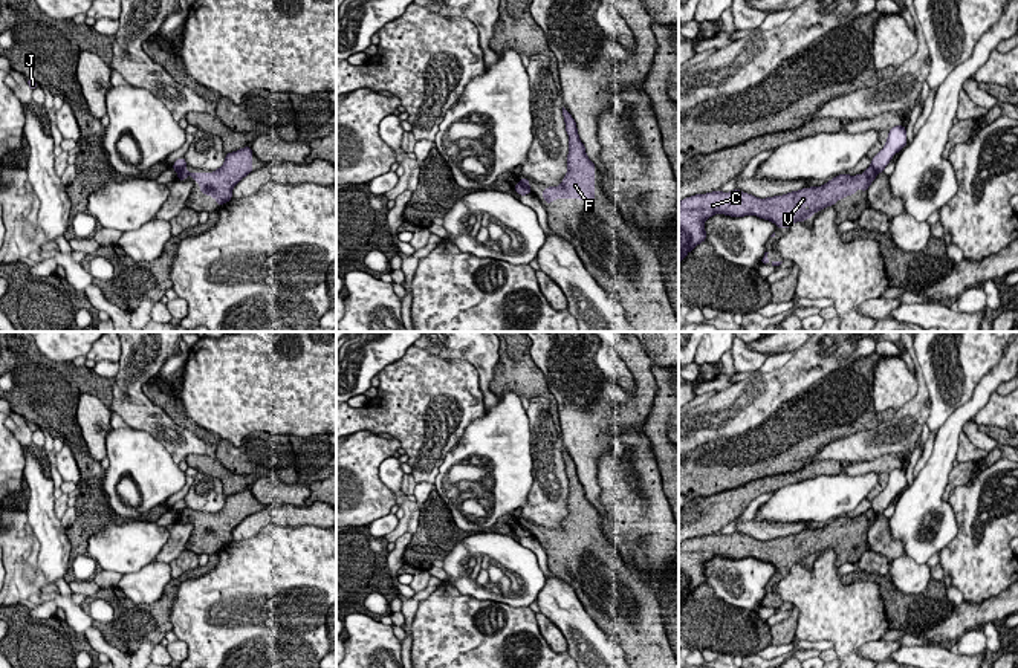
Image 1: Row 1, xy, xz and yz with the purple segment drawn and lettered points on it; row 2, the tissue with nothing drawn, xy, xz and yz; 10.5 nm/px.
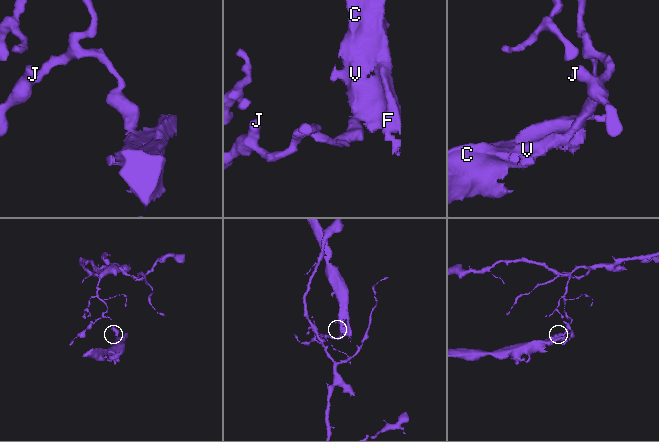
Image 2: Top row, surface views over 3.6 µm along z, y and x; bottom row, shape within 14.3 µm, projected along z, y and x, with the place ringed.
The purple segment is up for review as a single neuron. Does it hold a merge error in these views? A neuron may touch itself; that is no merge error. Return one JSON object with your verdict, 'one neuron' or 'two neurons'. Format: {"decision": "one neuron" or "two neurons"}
{"decision": "two neurons"}

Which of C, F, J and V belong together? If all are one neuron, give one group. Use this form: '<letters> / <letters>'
C F V / J

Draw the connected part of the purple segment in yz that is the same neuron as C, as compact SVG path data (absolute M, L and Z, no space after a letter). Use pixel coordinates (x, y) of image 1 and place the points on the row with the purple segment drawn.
M868 167L862 176L839 174L822 186L806 186L799 191L787 193L767 199L758 199L752 194L734 190L731 193L712 191L708 194L697 194L679 202L679 264L699 243L706 240L705 220L714 214L726 214L731 217L743 217L754 214L760 219L773 222L778 228L790 228L795 222L806 222L825 206L833 206L842 197L856 194L856 190L868 191L870 183L876 179L877 173Z

